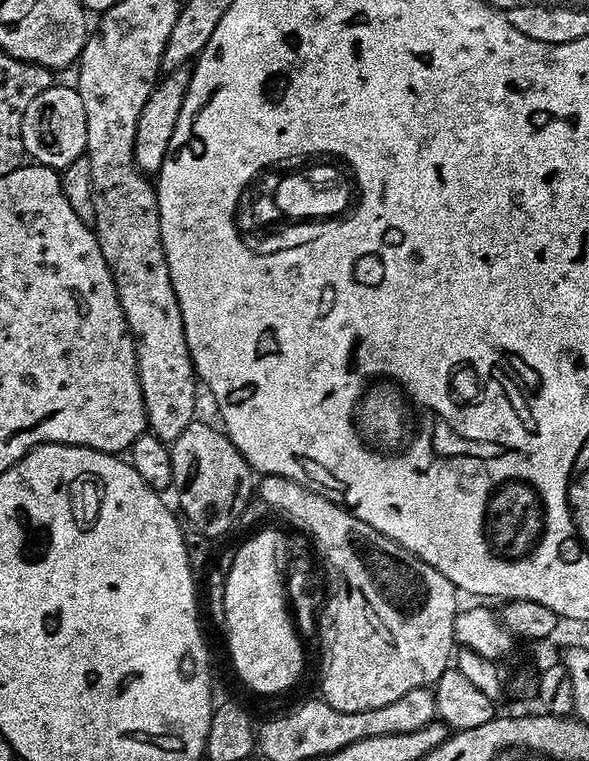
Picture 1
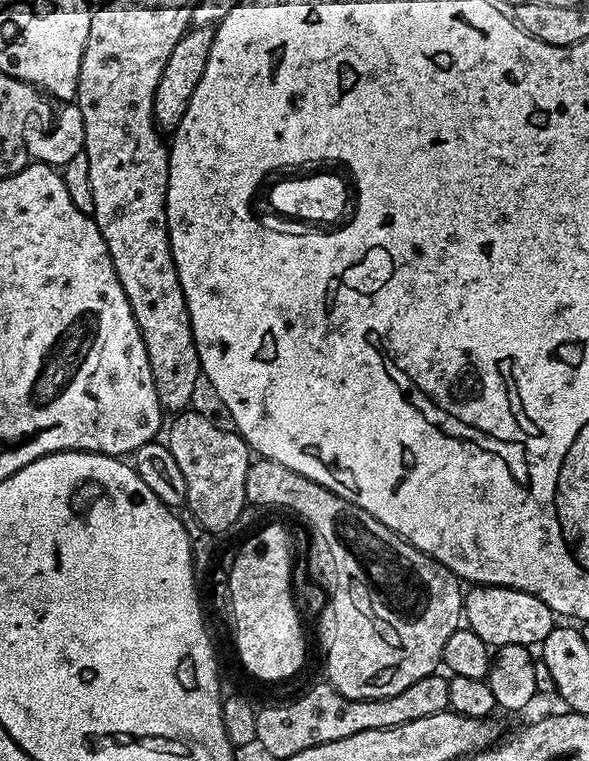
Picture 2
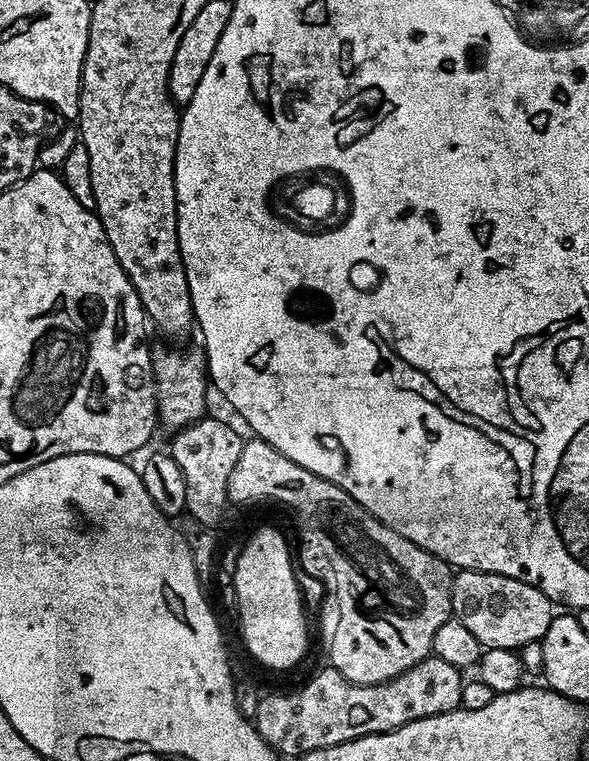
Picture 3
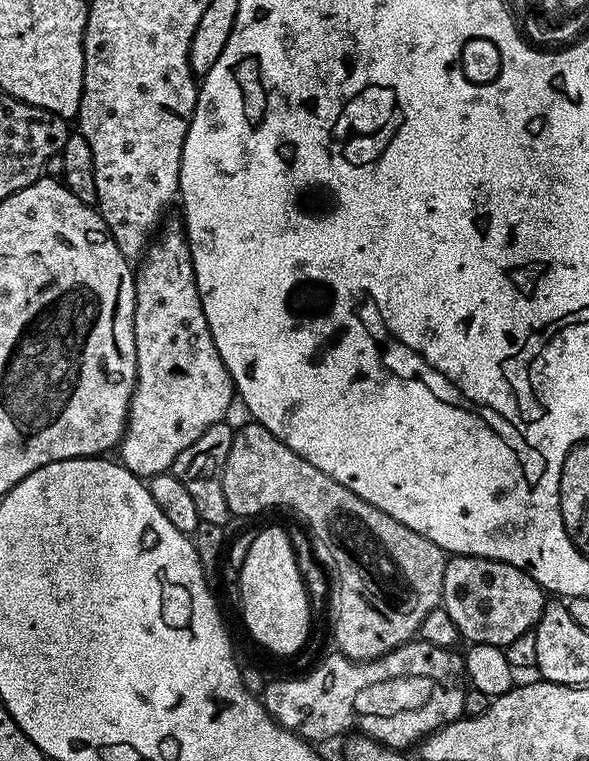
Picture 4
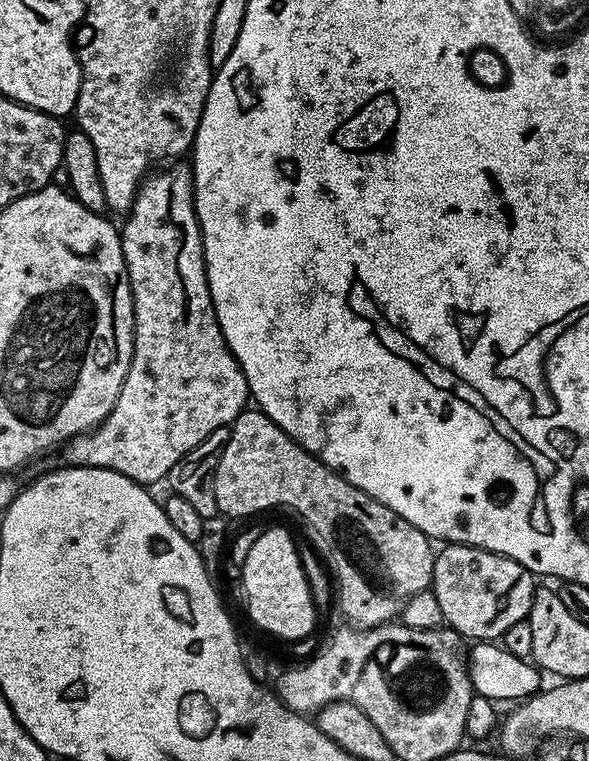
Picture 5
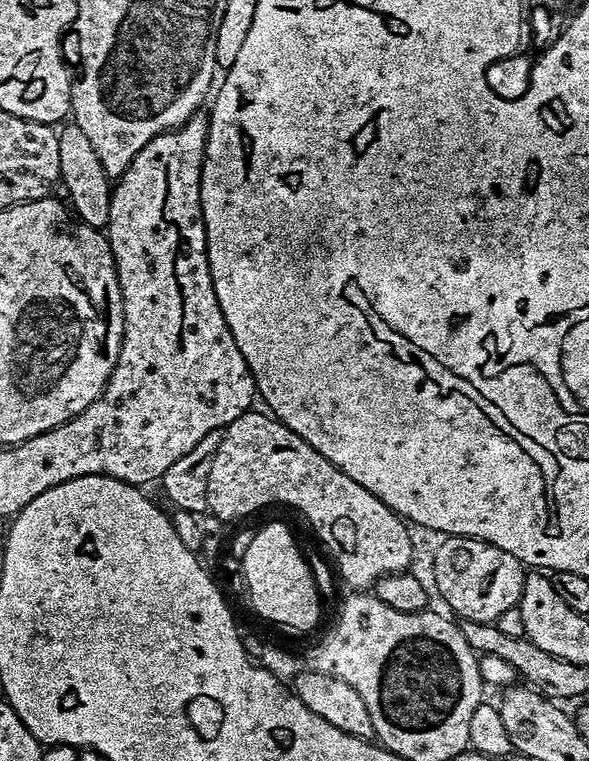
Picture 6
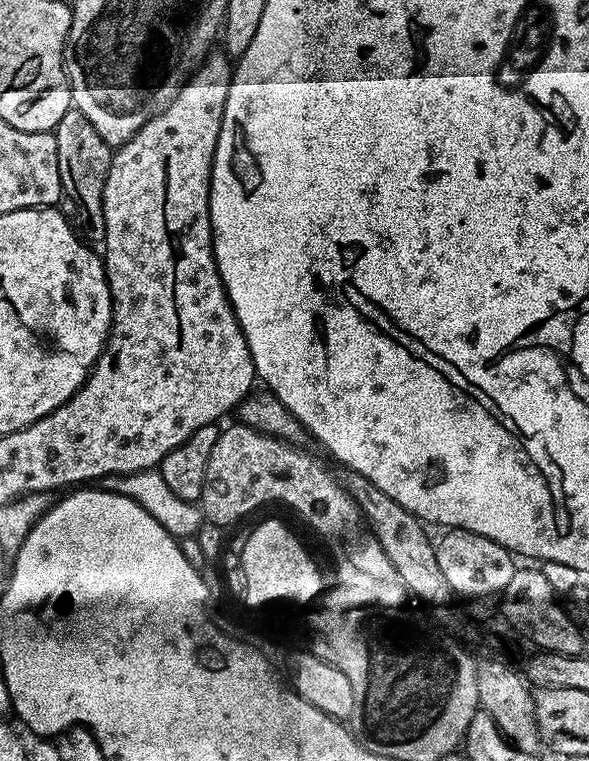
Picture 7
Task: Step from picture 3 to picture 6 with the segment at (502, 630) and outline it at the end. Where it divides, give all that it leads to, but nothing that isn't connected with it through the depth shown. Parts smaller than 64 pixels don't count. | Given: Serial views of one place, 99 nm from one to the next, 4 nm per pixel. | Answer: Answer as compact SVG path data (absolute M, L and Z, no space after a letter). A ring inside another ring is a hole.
M445 537L442 542L432 560L432 574L439 594L457 617L496 624L502 614L519 605L526 568L514 554L480 539Z

